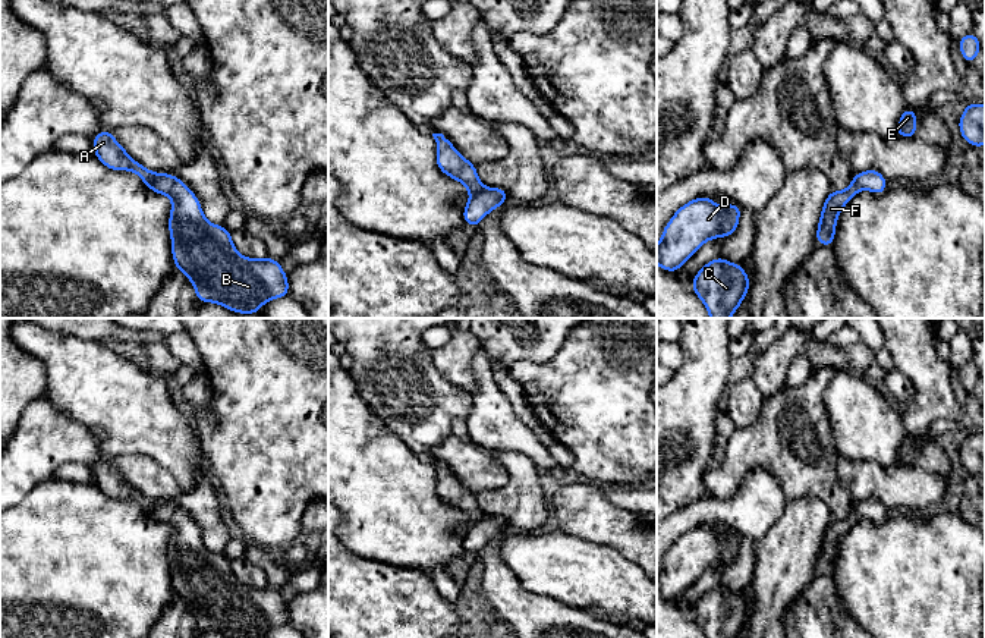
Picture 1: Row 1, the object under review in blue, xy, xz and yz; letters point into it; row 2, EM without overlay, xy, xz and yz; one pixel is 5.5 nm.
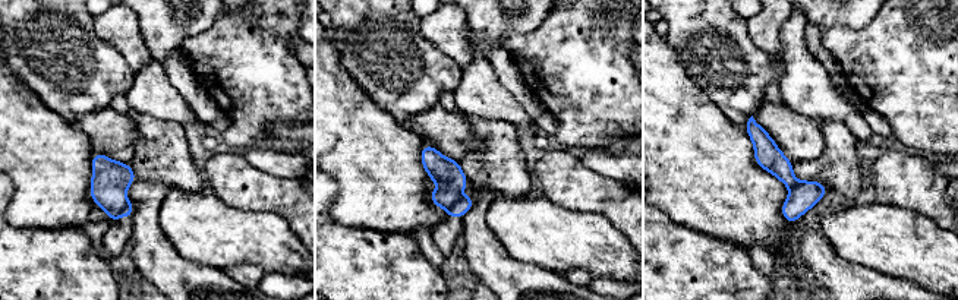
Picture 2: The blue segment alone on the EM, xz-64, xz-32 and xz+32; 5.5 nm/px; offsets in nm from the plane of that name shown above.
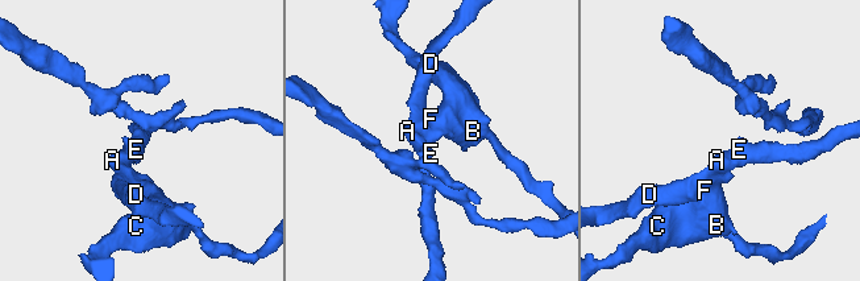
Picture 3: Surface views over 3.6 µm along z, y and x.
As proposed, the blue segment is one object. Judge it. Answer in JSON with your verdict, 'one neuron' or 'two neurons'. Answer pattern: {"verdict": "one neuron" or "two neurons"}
{"verdict": "two neurons"}

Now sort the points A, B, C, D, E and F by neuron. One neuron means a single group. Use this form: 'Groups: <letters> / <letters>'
Groups: A D E / B C F

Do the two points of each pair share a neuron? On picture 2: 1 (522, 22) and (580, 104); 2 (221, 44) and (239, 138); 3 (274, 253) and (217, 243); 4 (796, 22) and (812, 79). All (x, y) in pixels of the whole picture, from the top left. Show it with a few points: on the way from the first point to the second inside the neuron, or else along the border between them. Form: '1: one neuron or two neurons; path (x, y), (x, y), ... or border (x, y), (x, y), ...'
1: two neurons; border (548, 15), (528, 32), (510, 32), (501, 46)
2: one neuron; path (245, 68), (254, 76), (252, 114)
3: one neuron; path (260, 243), (232, 243)
4: one neuron; path (796, 37), (796, 57), (800, 65)

